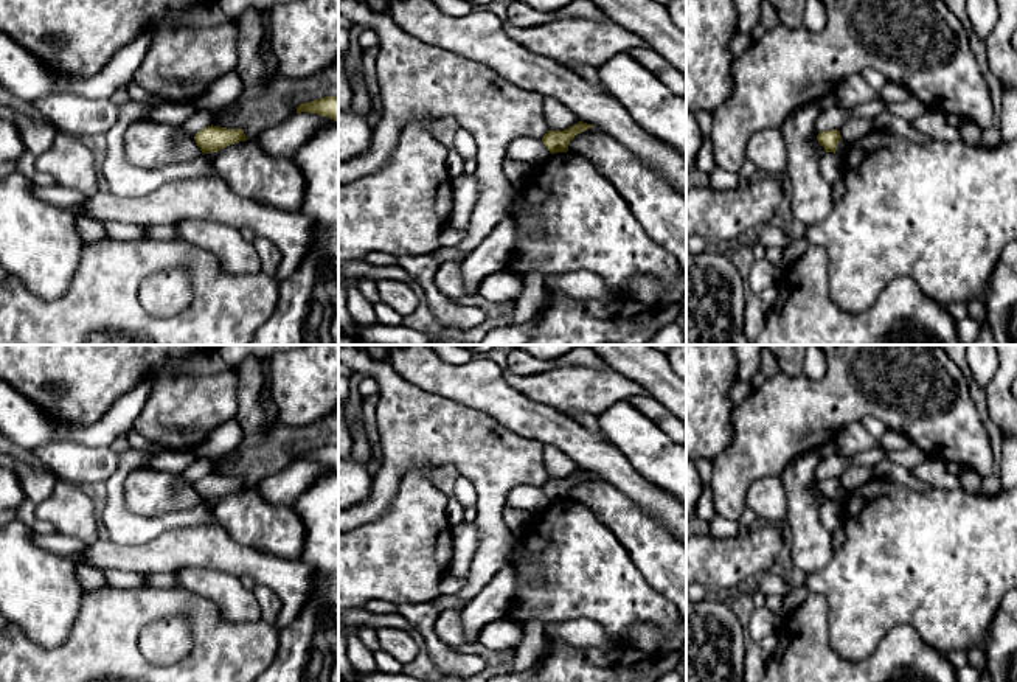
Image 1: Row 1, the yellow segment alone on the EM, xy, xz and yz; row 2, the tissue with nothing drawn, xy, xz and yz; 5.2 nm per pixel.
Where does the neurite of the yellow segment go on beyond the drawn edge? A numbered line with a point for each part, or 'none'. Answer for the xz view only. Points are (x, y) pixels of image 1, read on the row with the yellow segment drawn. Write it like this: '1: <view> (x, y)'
none

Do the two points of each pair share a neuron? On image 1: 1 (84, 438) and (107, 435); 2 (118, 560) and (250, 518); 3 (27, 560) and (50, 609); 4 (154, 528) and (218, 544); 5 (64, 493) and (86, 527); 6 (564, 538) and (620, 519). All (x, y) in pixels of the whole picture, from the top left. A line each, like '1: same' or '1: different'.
1: same
2: different
3: same
4: different
5: same
6: different

